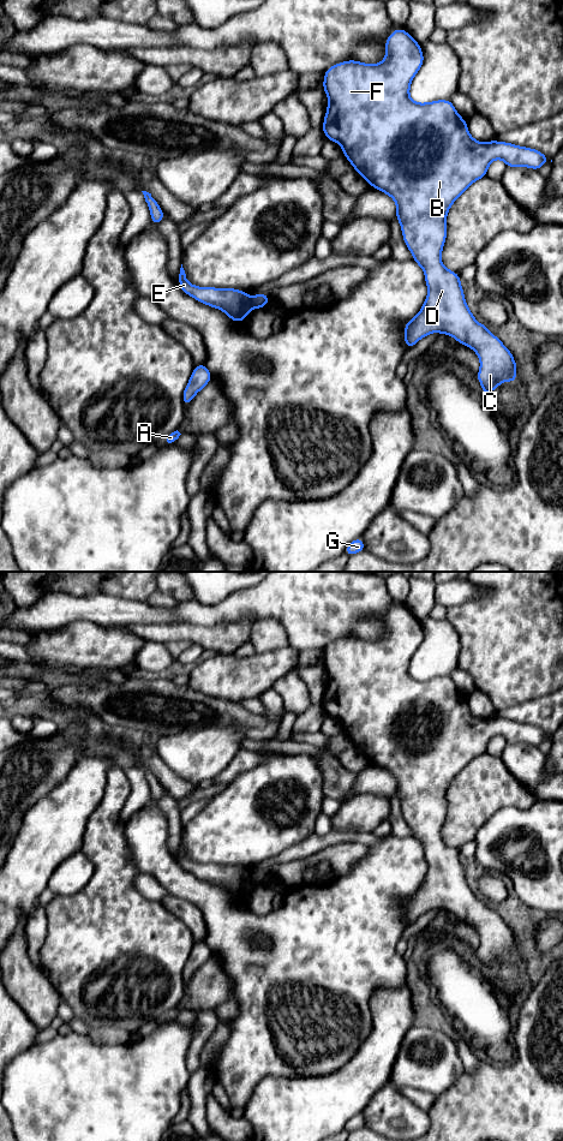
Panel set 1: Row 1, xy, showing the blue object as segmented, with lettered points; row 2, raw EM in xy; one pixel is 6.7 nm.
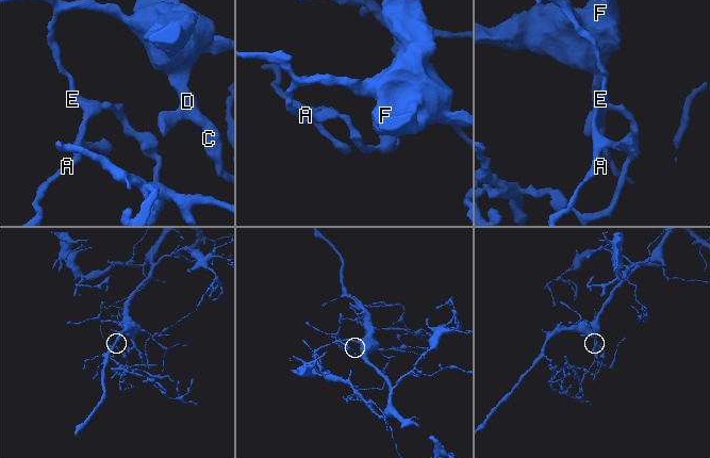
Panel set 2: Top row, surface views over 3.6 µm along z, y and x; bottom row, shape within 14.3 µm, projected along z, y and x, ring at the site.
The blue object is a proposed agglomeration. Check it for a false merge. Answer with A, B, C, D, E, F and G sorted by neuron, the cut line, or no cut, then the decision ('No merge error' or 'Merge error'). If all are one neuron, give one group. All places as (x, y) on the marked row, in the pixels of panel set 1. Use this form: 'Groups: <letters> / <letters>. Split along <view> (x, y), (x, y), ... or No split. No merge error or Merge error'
Groups: A B C D E F / G. Split along xy (249, 299), (252, 306). Merge error

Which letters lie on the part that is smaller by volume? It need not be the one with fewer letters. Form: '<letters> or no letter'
G

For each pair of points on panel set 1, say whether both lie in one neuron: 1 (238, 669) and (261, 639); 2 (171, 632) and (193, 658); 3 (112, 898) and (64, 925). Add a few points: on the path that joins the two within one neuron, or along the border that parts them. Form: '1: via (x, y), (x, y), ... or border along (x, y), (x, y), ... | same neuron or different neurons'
1: border along (282, 646), (264, 652), (255, 652) | different neurons
2: border along (189, 643), (196, 643), (204, 649) | different neurons
3: via (100, 910), (85, 925), (76, 925) | same neuron

